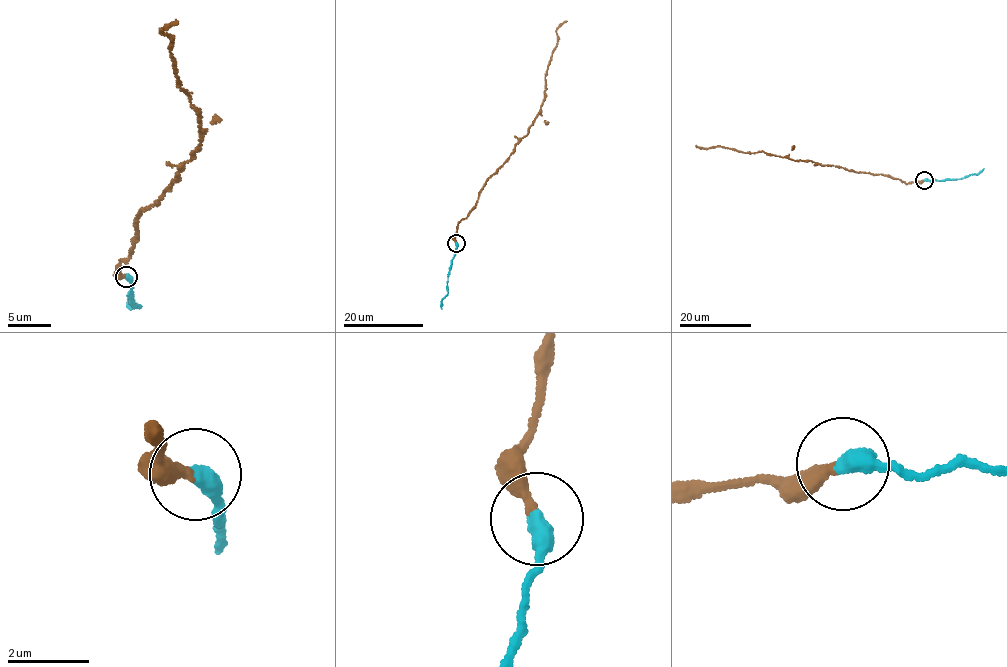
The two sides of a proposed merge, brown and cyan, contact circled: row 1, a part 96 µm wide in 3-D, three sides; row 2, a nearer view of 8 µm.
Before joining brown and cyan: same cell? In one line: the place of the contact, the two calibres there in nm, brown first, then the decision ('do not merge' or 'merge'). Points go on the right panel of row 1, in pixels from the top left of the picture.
(924, 180) | 260/480 nm | merge

